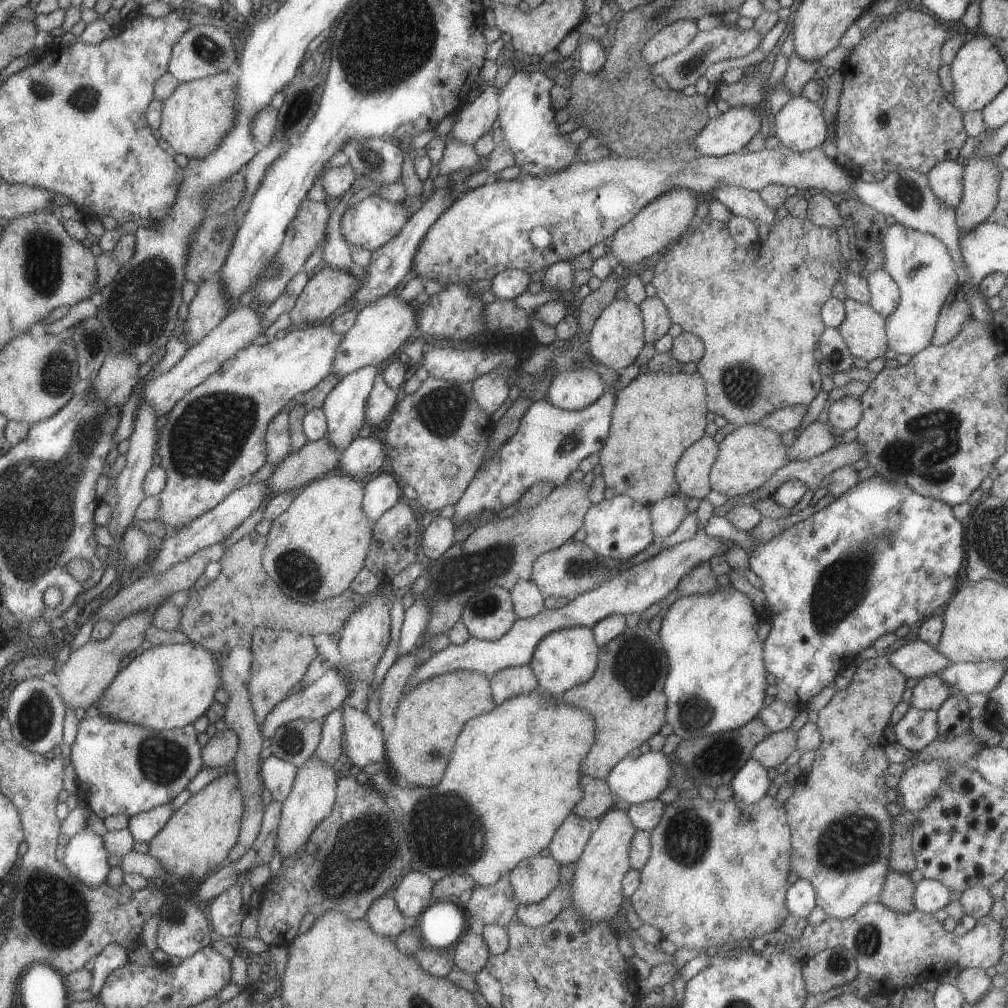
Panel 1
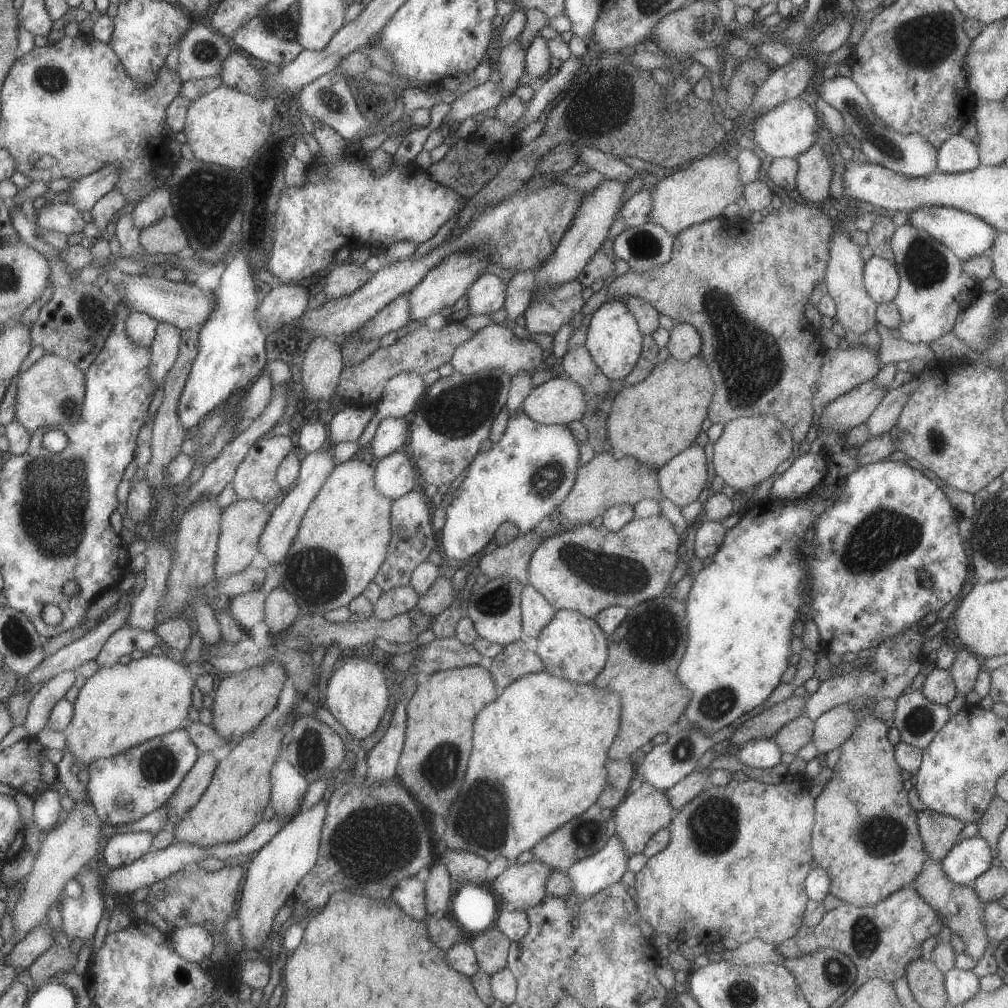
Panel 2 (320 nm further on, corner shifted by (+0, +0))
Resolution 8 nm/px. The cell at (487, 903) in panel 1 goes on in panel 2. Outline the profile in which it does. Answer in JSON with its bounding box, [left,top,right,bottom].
[488,859,549,912]

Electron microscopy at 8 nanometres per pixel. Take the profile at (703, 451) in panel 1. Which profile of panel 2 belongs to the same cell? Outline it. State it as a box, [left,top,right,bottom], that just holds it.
[656,445,707,509]

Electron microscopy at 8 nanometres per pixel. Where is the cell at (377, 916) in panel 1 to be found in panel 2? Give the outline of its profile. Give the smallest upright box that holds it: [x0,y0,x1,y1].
[389,875,427,920]

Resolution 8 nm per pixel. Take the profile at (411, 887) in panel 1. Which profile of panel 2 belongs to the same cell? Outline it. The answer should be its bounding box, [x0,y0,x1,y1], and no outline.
[423,860,454,914]

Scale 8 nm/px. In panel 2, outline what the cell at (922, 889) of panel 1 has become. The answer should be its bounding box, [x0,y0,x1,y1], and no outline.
[940,838,993,886]

